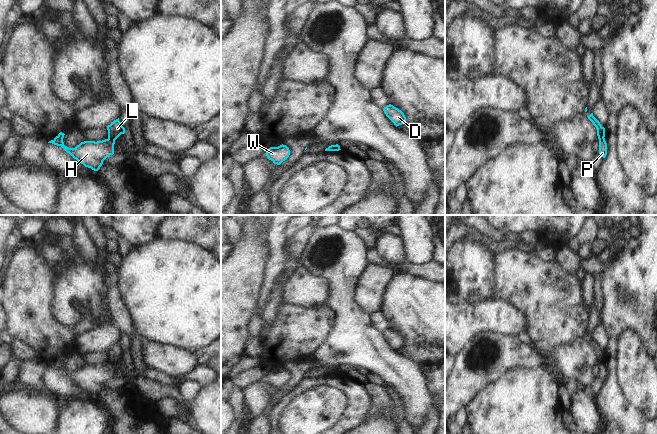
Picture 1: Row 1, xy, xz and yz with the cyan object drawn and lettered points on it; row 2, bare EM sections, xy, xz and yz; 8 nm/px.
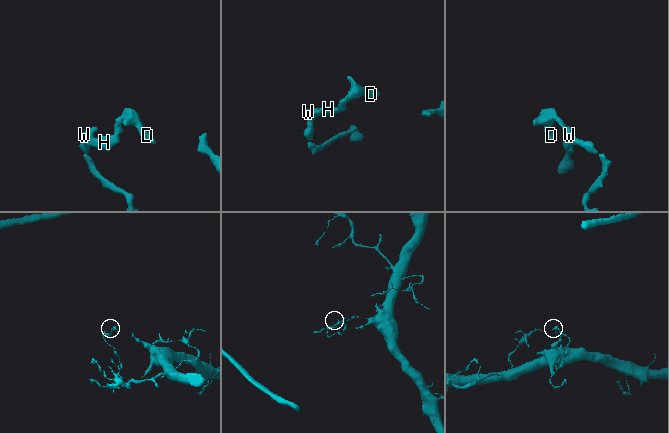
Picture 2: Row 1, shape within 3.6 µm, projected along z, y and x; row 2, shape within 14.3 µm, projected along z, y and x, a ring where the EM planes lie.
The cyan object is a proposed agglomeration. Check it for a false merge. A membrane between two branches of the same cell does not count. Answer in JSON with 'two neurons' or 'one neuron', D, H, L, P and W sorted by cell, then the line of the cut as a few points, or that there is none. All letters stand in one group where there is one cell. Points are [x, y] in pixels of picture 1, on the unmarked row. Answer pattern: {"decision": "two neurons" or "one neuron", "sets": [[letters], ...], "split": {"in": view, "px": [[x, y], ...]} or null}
{"decision": "two neurons", "sets": [["D", "L"], ["H", "P", "W"]], "split": {"in": "xy", "px": [[108, 361], [114, 364]]}}

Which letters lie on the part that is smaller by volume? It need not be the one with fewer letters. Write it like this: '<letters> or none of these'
D, L

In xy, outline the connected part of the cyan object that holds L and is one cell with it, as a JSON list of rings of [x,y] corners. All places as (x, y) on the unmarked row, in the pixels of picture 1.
[[[119,342],[114,344],[107,350],[108,362],[116,364],[121,358],[125,357],[125,352],[122,350]]]

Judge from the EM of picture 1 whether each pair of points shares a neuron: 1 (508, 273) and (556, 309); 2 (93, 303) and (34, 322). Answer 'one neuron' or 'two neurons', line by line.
1: one neuron
2: two neurons

